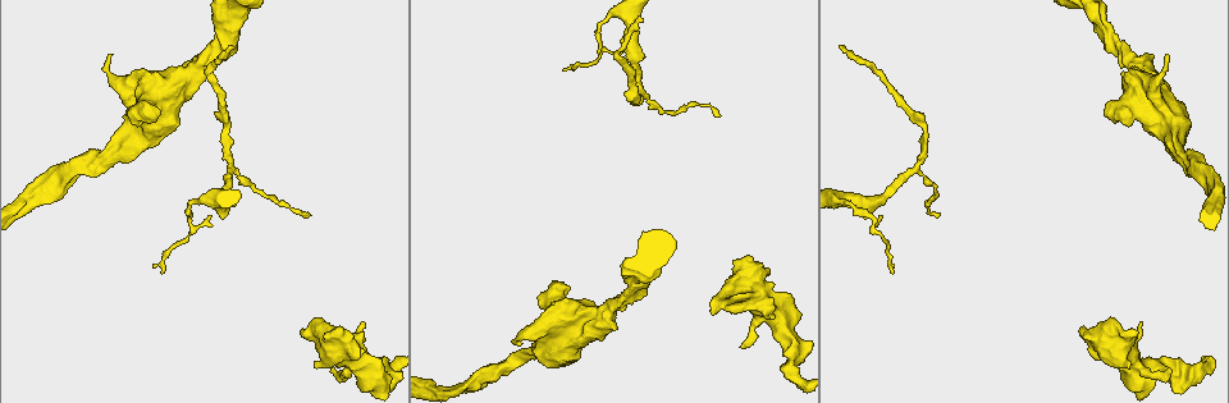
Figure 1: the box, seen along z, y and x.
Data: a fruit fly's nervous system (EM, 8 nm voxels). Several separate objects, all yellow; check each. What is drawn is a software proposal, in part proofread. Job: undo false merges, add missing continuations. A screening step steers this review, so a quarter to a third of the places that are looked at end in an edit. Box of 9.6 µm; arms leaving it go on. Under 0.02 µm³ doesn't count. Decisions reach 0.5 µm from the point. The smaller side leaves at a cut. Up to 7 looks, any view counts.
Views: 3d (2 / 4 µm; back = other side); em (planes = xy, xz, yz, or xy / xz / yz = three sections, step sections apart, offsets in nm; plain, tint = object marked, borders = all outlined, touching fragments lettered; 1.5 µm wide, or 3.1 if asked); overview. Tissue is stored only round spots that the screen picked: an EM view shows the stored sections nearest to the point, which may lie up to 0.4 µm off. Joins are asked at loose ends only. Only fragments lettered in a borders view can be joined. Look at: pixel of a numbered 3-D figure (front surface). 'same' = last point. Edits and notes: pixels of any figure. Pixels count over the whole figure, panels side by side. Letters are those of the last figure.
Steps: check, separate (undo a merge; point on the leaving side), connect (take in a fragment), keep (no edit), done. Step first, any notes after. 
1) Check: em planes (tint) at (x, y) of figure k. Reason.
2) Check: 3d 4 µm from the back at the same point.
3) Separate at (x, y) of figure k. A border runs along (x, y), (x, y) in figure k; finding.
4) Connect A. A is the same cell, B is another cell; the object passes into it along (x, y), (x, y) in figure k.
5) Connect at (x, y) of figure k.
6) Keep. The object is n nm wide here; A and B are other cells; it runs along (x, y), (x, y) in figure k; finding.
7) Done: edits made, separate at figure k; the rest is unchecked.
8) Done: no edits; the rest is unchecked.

Check: 3d 4 µm at (113, 54) of figure 1. Branch stops here.

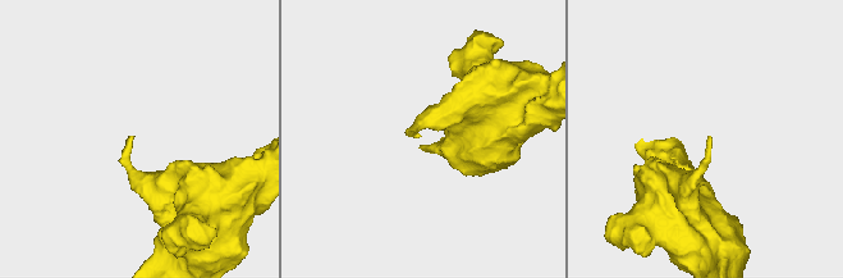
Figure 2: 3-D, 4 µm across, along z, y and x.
Check: em planes (borders) at (417, 133) of figure 2. Need the tissue.

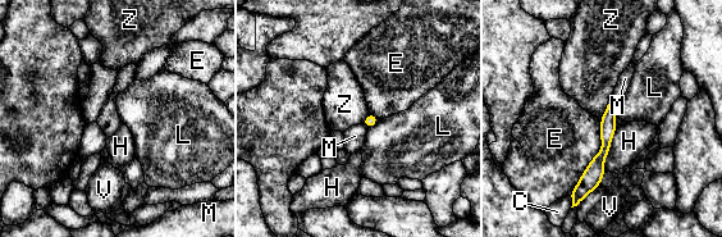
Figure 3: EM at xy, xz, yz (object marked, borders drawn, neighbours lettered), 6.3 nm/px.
Keep. C, E, H, L, M, V and Z are other cells; a border runs along (601, 122), (601, 149), (567, 195) in figure 3; none of them fits.

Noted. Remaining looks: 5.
Check: em xy step 4 (tint) at (843, 49) of figure 1. Thin end.

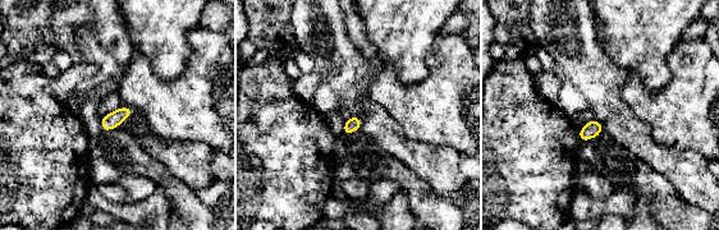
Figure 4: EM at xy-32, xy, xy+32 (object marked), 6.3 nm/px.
Check: em planes (borders) at the same point. Cut it another way.

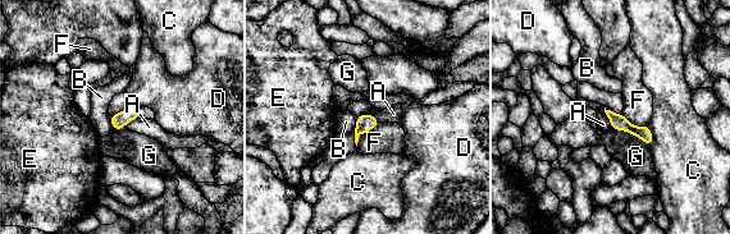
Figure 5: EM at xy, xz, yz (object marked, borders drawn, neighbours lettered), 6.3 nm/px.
Keep. A, B, C, D, E, F and G are other cells; none of them fits.

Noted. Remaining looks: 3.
Check: em xy step 8 (borders) at (743, 347) of figure 1. Branch stops here.

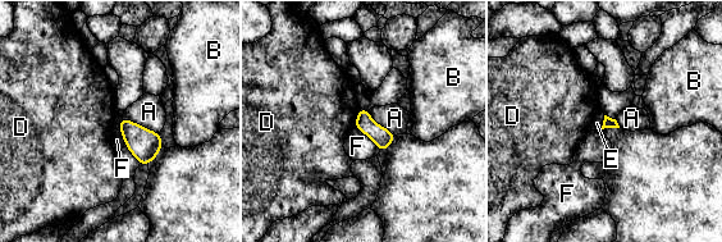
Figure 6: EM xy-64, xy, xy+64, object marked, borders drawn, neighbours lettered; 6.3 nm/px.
Keep. A, B, D, E and F are other cells; a border runs along (122, 117), (159, 133) in figure 6; no lettered fragment goes on from it.

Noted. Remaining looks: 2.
Done: no edits; the rest is unchecked.

